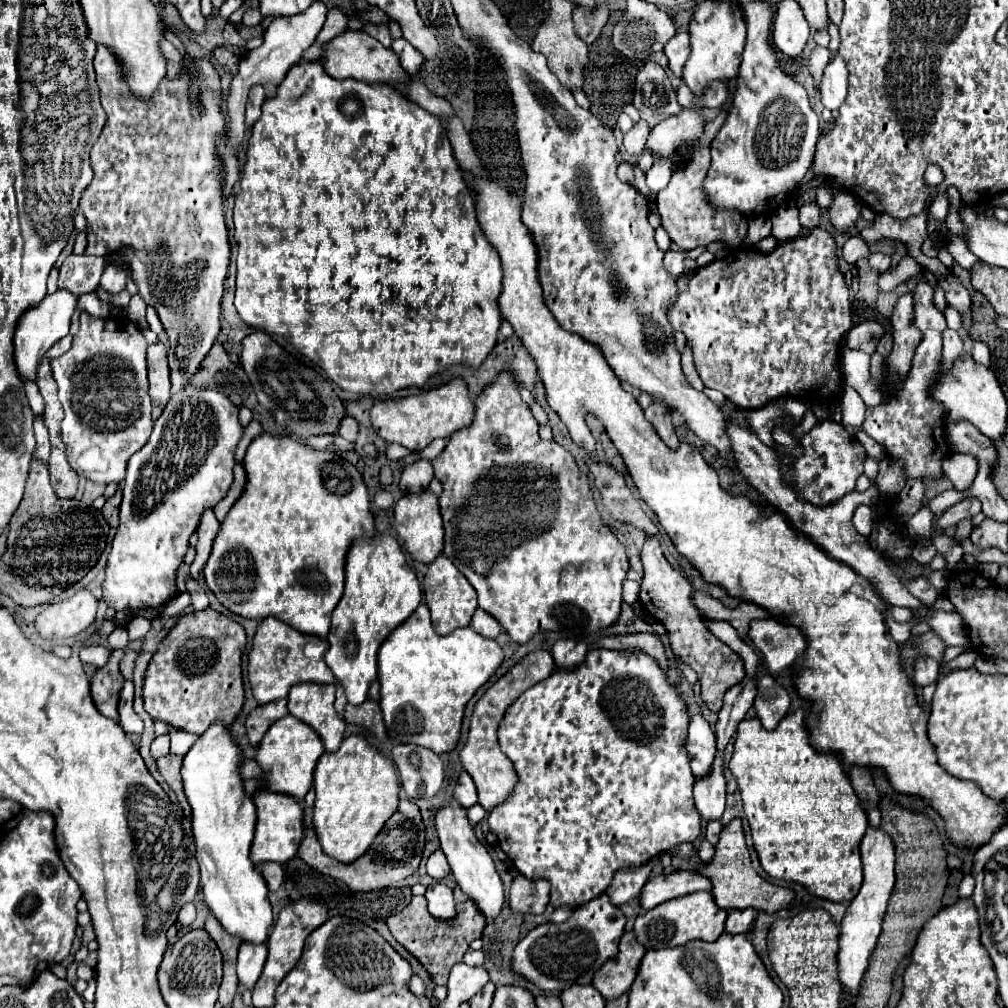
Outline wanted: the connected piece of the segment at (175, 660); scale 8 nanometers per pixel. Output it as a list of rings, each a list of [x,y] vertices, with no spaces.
[[[213,608],[183,614],[149,660],[143,682],[145,710],[151,718],[197,736],[215,720],[229,726],[241,712],[245,700],[241,678],[245,644],[243,626]]]

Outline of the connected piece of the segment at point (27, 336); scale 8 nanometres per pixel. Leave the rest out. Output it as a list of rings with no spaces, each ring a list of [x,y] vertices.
[[[57,290],[55,294],[47,294],[39,306],[35,306],[31,312],[27,310],[15,330],[15,366],[21,376],[21,380],[37,380],[37,366],[41,364],[45,352],[63,336],[69,332],[71,316],[77,306],[77,296],[69,290]]]

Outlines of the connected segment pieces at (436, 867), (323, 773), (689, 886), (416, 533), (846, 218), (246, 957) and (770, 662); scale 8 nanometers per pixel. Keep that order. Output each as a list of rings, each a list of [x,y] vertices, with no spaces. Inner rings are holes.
[[[435,850],[435,852],[429,856],[429,860],[427,860],[427,874],[429,874],[431,878],[435,878],[435,880],[441,880],[441,878],[445,878],[449,872],[451,872],[451,870],[449,870],[449,864],[447,864],[445,854],[443,854],[441,850]]]
[[[347,736],[339,750],[325,752],[315,768],[315,808],[313,826],[323,852],[339,862],[353,862],[365,852],[385,820],[397,810],[399,776],[389,758],[385,758],[365,736]]]
[[[679,870],[673,874],[661,874],[649,878],[645,888],[641,890],[639,904],[643,910],[651,910],[667,900],[697,892],[697,890],[711,890],[711,882],[705,876],[699,876],[693,870]]]
[[[423,490],[419,494],[405,494],[395,504],[395,528],[413,560],[431,564],[443,552],[443,520],[439,512],[439,500],[431,490]]]
[[[839,190],[837,194],[833,194],[833,204],[829,206],[829,220],[839,232],[853,228],[855,220],[859,218],[859,212],[861,202],[857,202],[857,198],[851,192]]]
[[[267,942],[265,944],[241,944],[239,960],[237,960],[237,976],[239,984],[247,990],[253,990],[257,984],[263,964],[267,960]]]
[[[753,620],[749,636],[761,656],[761,670],[777,674],[785,666],[791,666],[807,648],[805,636],[799,628],[789,624],[777,624],[777,620]]]

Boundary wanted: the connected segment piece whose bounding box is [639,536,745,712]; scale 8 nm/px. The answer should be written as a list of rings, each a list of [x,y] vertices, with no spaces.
[[[655,536],[647,538],[647,542],[643,546],[641,562],[645,568],[645,576],[641,580],[641,590],[639,590],[639,602],[641,602],[643,610],[667,628],[673,654],[681,656],[681,660],[697,672],[703,702],[707,704],[709,710],[719,712],[721,704],[723,704],[723,694],[733,684],[741,682],[745,676],[745,664],[743,664],[741,656],[737,652],[733,652],[725,642],[715,638],[711,634],[711,630],[703,624],[701,612],[691,602],[691,592],[693,592],[691,584],[679,570],[671,568],[671,564],[665,560]]]

